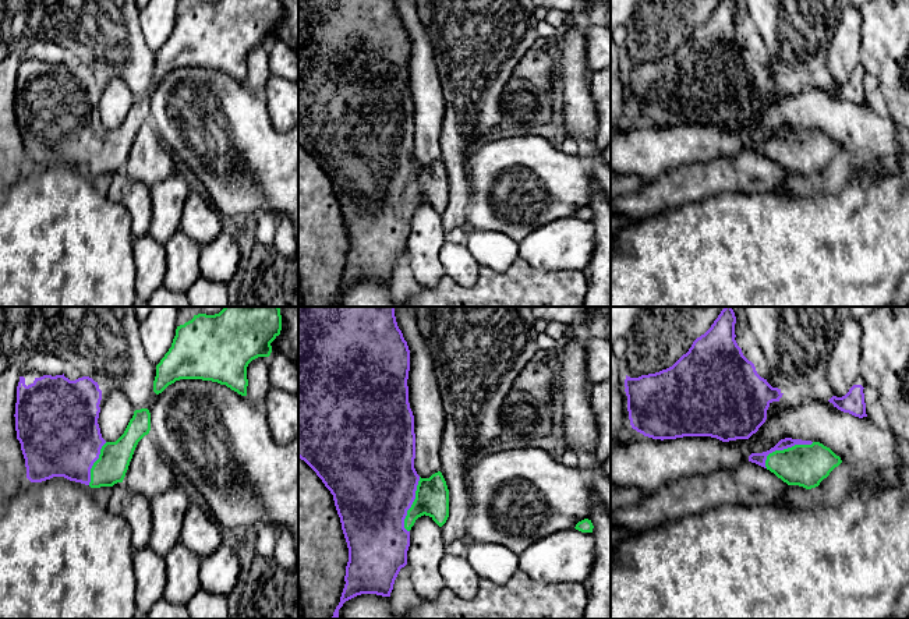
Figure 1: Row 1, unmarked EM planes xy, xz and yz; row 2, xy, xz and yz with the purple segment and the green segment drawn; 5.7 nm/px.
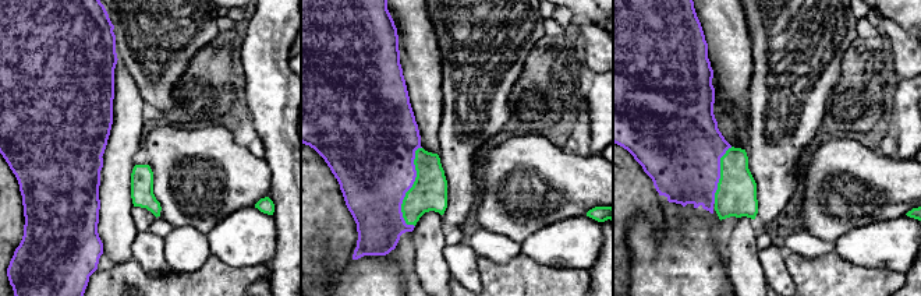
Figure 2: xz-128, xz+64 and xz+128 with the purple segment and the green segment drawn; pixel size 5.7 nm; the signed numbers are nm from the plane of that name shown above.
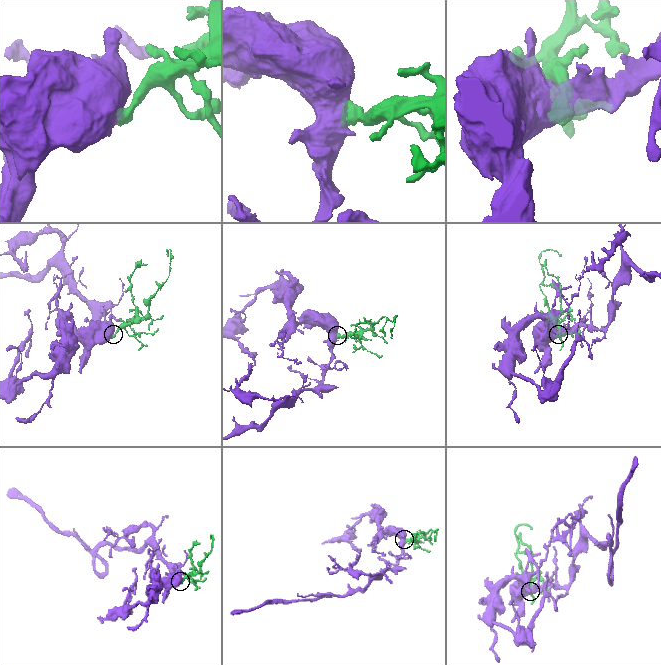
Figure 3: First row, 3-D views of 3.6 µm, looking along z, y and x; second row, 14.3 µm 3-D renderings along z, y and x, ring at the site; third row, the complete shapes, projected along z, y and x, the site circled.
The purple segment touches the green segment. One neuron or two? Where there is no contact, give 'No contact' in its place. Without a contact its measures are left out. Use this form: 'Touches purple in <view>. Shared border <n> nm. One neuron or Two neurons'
Touches purple in yz. Shared border 320 nm. One neuron

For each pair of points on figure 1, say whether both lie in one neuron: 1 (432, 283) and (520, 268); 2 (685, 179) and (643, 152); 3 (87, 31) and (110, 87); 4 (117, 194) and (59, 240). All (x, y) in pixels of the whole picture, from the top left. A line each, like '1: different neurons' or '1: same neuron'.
1: same neuron
2: different neurons
3: different neurons
4: different neurons

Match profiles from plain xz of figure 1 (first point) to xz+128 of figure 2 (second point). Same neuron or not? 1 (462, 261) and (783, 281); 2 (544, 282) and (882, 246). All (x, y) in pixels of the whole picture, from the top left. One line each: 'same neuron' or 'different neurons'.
1: same neuron
2: different neurons

